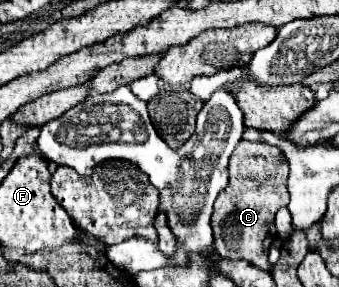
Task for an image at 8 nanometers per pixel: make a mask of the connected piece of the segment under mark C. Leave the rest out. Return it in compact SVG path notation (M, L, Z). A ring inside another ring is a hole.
M238 142L230 156L230 182L218 194L212 212L214 248L220 258L246 260L262 270L270 270L268 250L276 238L274 216L290 200L286 178L288 162L280 162L280 148L266 142Z

